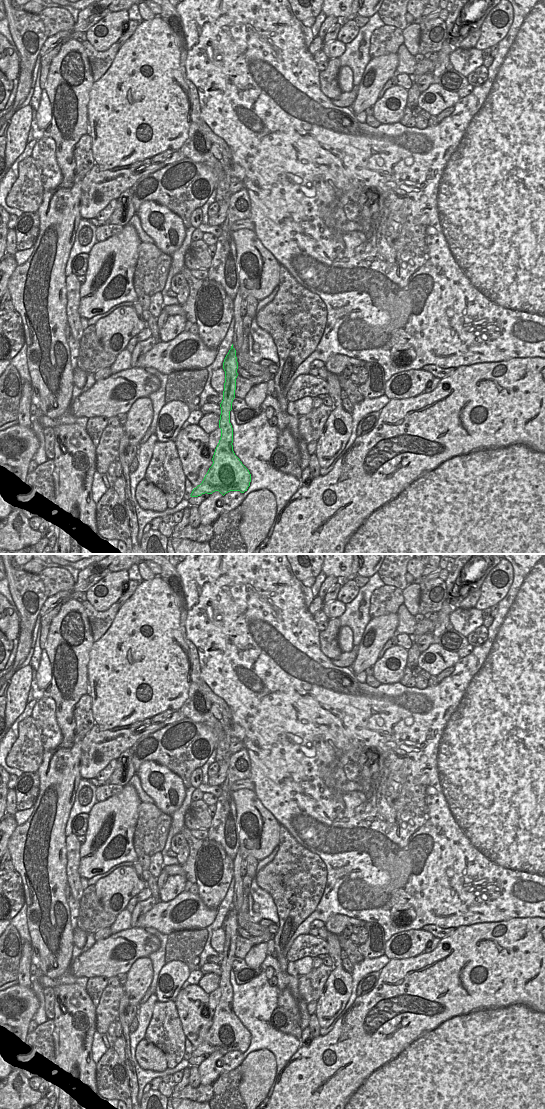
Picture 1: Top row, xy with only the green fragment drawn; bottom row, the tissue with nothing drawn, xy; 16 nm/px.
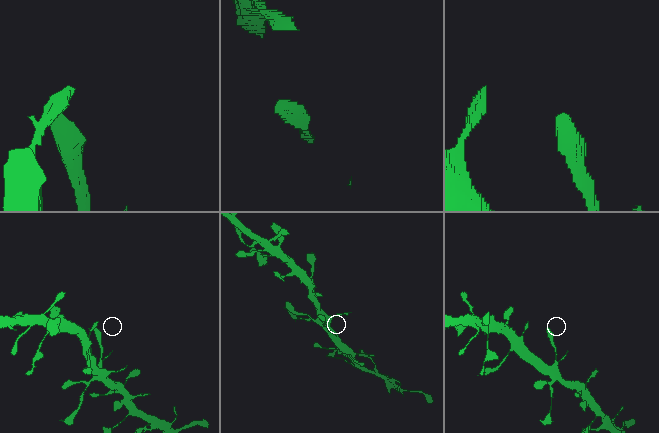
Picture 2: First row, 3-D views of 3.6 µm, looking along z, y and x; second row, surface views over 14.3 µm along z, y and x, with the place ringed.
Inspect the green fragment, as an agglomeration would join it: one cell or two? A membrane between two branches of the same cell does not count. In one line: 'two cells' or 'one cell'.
one cell

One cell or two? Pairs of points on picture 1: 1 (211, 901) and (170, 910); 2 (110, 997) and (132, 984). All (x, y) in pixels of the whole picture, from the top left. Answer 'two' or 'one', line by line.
1: two
2: two

